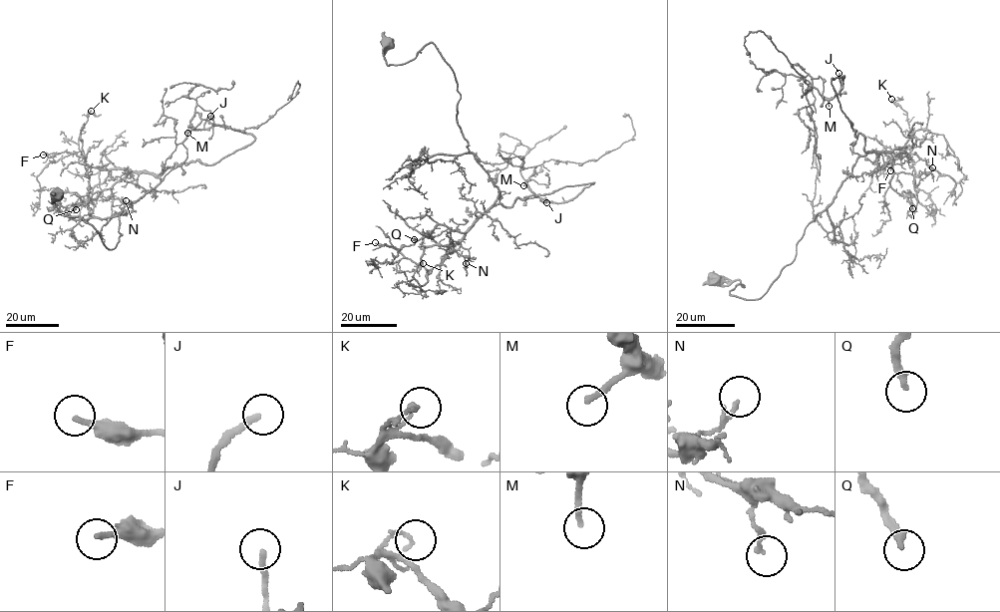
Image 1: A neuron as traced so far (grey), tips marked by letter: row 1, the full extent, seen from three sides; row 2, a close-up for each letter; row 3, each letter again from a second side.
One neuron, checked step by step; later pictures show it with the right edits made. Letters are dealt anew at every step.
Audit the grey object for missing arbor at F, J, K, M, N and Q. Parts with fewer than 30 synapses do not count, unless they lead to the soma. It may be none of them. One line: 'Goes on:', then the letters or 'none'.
Goes on: J, M

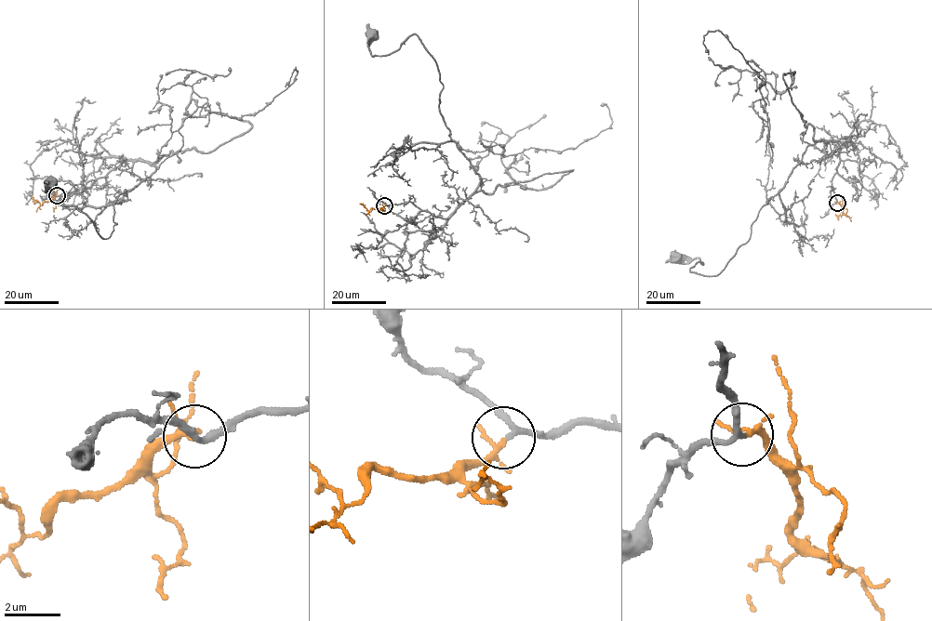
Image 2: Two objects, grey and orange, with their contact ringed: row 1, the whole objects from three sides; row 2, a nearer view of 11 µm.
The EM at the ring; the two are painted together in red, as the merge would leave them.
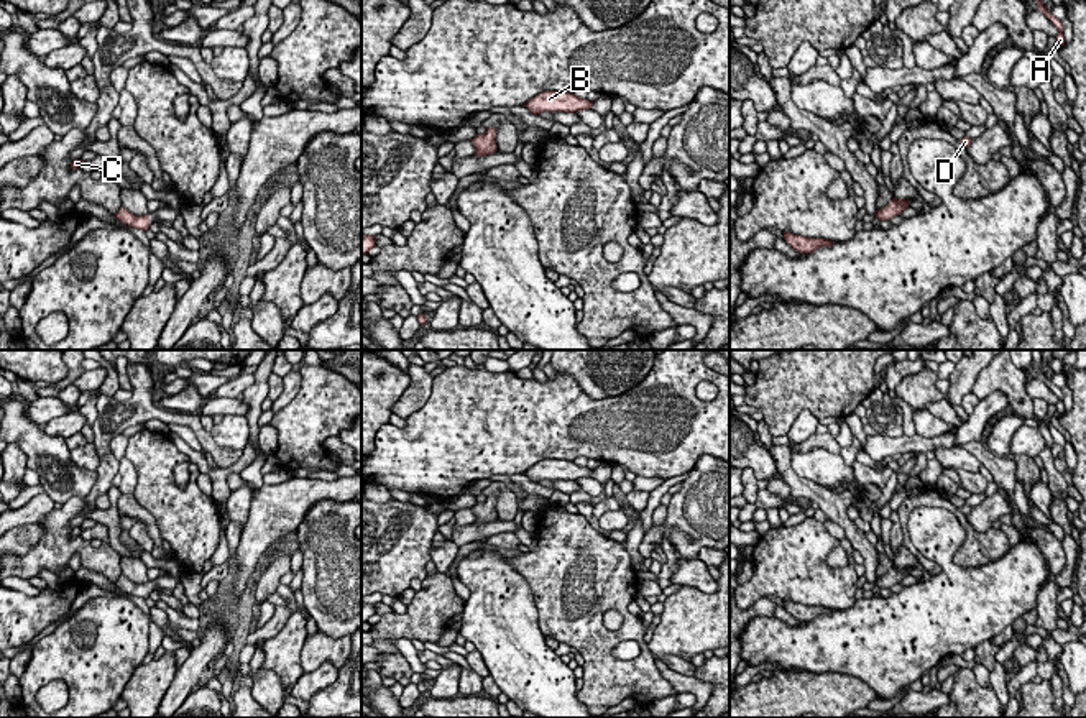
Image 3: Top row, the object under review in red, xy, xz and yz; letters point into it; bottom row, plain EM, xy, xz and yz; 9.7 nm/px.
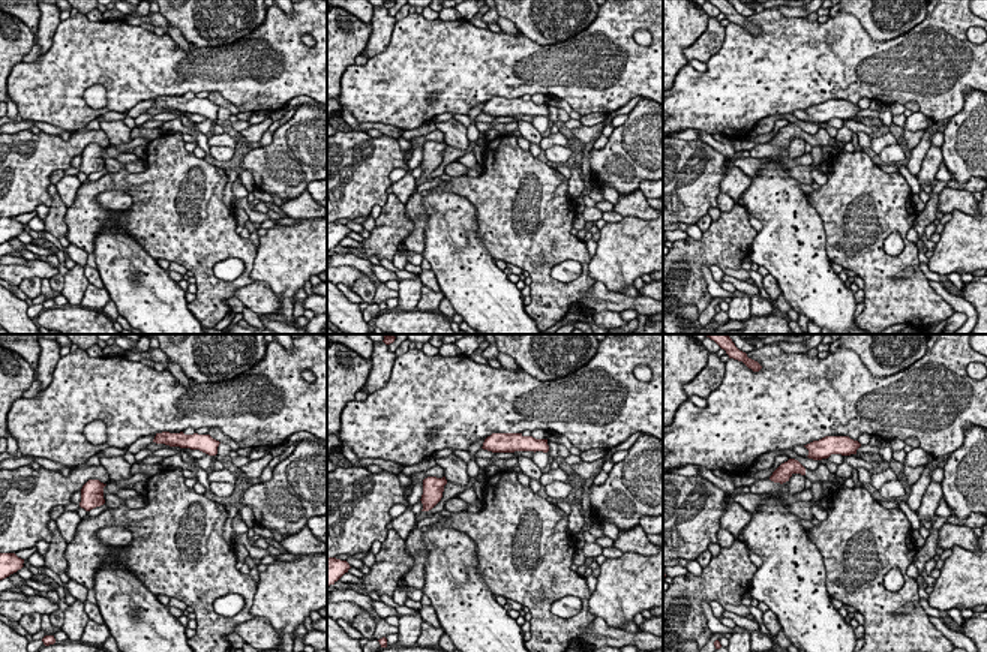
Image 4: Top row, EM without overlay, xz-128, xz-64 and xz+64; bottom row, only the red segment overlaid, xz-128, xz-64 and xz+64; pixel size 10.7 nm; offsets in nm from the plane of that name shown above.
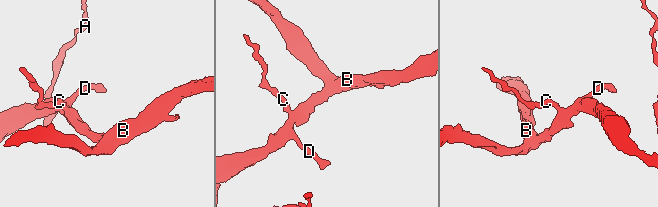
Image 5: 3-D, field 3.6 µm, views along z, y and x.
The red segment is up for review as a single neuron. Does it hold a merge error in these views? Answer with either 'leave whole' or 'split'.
leave whole

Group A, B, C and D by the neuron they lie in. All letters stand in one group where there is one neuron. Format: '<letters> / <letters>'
A B C D

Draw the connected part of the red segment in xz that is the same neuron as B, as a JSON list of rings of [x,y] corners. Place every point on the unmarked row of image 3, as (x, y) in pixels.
[[[557,458],[541,460],[524,472],[524,475],[534,483],[542,481],[542,480],[575,481],[578,478],[591,476],[591,473],[593,470],[587,467],[580,467],[575,462],[557,460]]]

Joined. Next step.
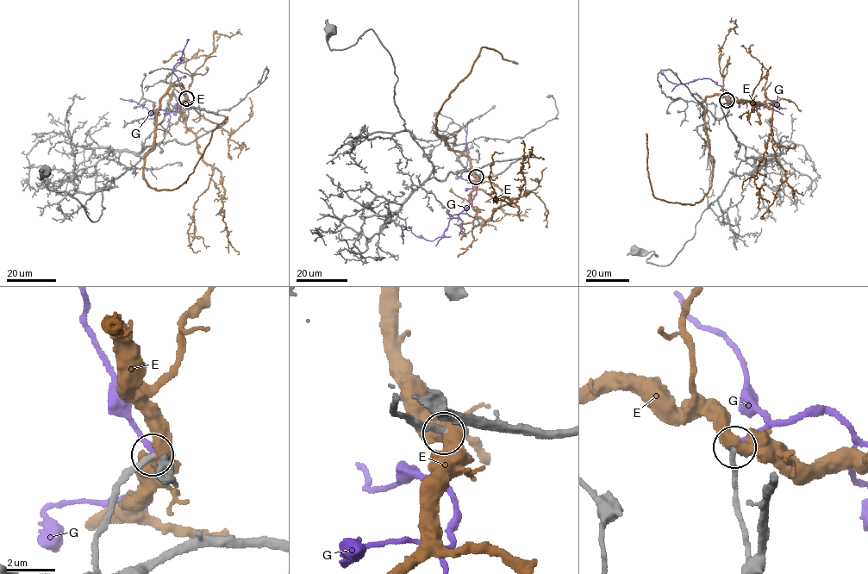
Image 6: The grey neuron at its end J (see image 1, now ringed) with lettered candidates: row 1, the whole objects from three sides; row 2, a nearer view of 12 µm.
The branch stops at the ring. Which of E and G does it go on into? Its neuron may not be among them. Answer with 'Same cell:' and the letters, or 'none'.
Same cell: G

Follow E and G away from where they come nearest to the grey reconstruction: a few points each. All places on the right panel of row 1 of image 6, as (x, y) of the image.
E: (727, 100), (713, 95), (702, 103), (713, 171), (710, 189), (692, 204), (656, 198), (648, 177), (646, 133)
G: (727, 100), (736, 96), (758, 105), (775, 104), (777, 101), (763, 109)

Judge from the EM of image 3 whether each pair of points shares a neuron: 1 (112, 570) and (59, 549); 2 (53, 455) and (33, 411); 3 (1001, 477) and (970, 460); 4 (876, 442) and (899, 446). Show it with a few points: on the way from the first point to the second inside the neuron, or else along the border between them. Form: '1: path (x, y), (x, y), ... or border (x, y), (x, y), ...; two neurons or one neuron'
1: path (99, 557), (84, 547), (73, 547); one neuron
2: border (27, 403), (27, 414), (41, 428); two neurons
3: border (960, 447), (966, 449), (981, 464); two neurons
4: path (881, 446), (894, 446); one neuron

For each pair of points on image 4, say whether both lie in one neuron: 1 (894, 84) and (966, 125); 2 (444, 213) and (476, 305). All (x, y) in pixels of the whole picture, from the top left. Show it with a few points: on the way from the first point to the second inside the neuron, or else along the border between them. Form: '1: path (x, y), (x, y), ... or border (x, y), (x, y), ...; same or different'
1: border (971, 89), (963, 95), (963, 107), (950, 119); different
2: path (452, 236), (452, 248), (471, 282); same

